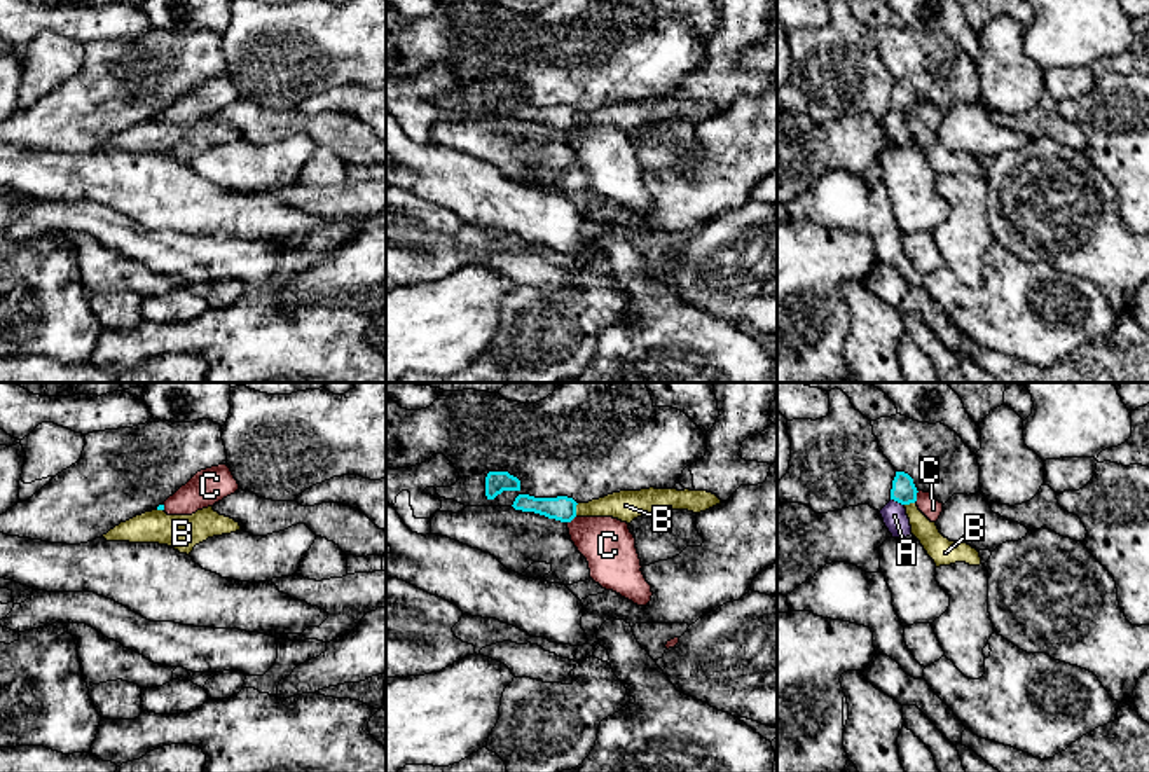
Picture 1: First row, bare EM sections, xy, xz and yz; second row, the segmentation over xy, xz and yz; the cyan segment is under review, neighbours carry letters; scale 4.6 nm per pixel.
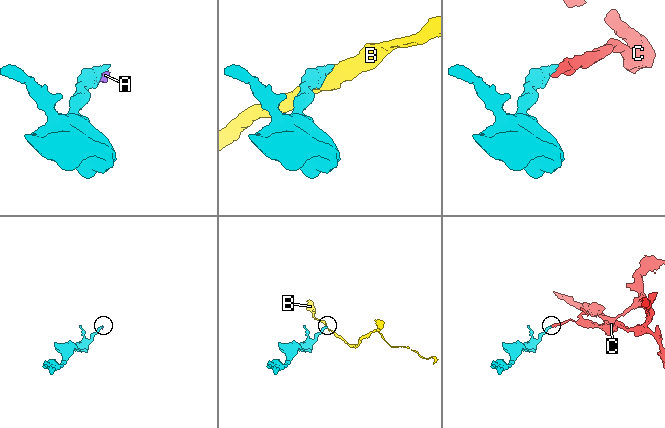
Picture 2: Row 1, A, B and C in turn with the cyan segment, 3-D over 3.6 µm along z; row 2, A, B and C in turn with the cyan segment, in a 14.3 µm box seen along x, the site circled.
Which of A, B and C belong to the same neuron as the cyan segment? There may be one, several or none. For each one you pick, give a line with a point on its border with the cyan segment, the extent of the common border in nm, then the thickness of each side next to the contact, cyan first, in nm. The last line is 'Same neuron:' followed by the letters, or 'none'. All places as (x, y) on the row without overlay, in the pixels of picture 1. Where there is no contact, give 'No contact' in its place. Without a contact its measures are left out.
A: Touches cyan at yz (898, 110). Shared border 70 nm. Thickness 120 nm (cyan) against 110 nm
C: Touches cyan at yz (915, 105). Shared border 60 nm. Thickness 120 nm (cyan) against 90 nm
Same neuron: A, C

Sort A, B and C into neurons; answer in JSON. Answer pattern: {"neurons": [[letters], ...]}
{"neurons": [["A", "C"], ["B"]]}

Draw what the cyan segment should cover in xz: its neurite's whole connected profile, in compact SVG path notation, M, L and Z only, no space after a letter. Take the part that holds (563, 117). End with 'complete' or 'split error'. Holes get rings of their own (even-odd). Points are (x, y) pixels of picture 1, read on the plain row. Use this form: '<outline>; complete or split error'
M519 103L512 115L566 131L571 150L588 171L590 187L602 197L613 199L637 215L646 215L653 201L641 180L636 147L629 133L613 126L578 126L576 114L568 105Z; split error

